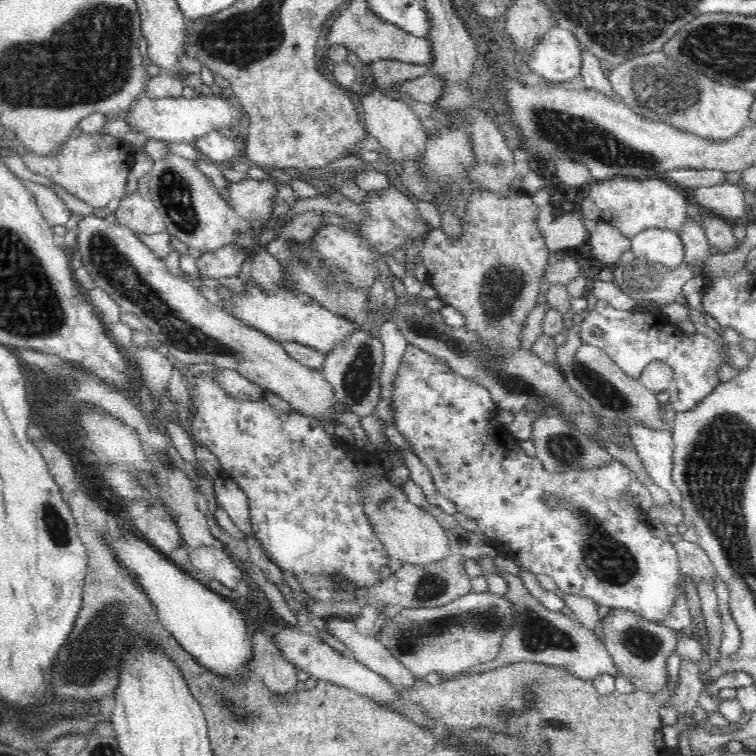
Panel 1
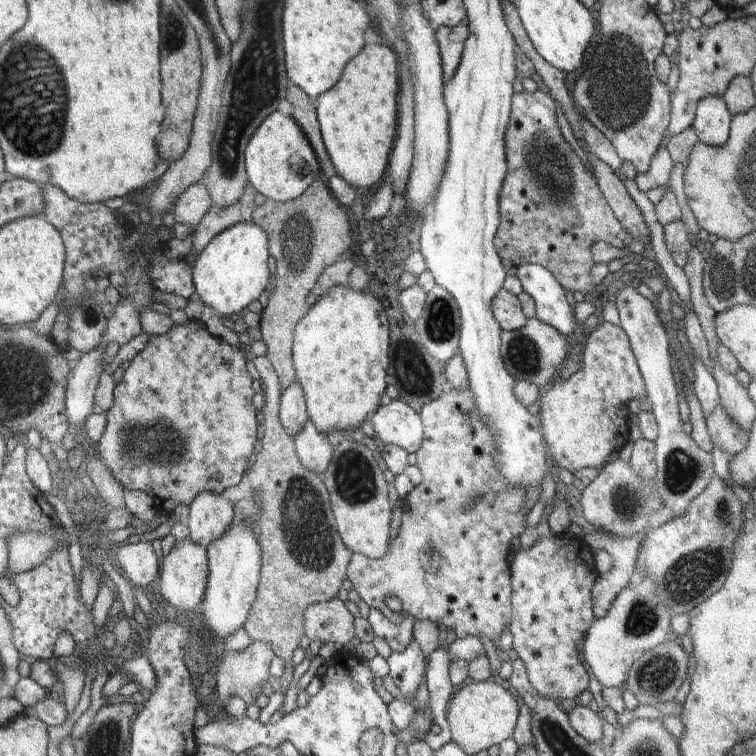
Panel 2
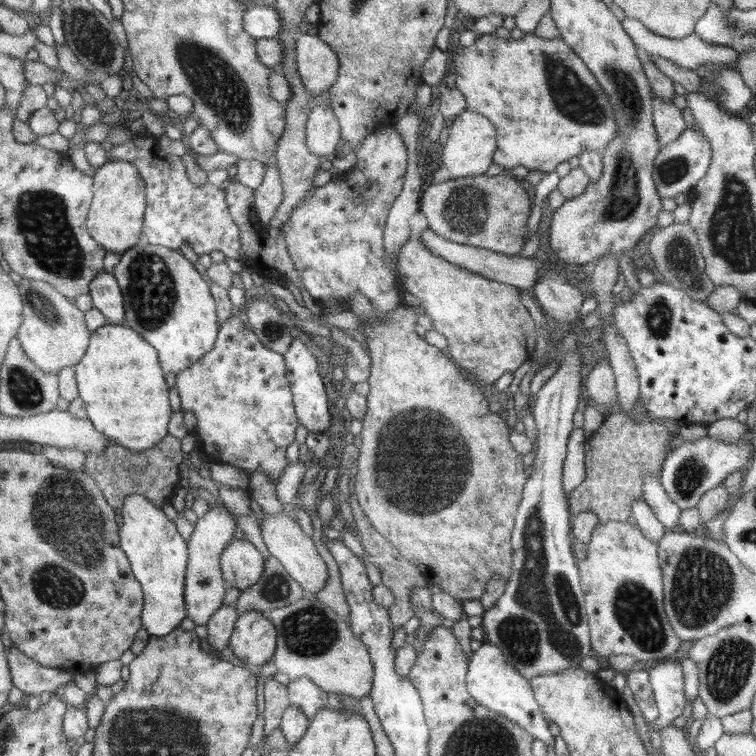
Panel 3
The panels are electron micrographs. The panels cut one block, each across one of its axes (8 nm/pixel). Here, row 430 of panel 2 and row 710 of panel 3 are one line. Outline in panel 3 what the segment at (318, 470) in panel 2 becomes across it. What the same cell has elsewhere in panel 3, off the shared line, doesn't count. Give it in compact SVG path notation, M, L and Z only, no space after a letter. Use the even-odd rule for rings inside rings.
M308 677L291 680L287 689L290 704L299 708L309 718L309 722L318 710L328 706L328 693L316 686Z

